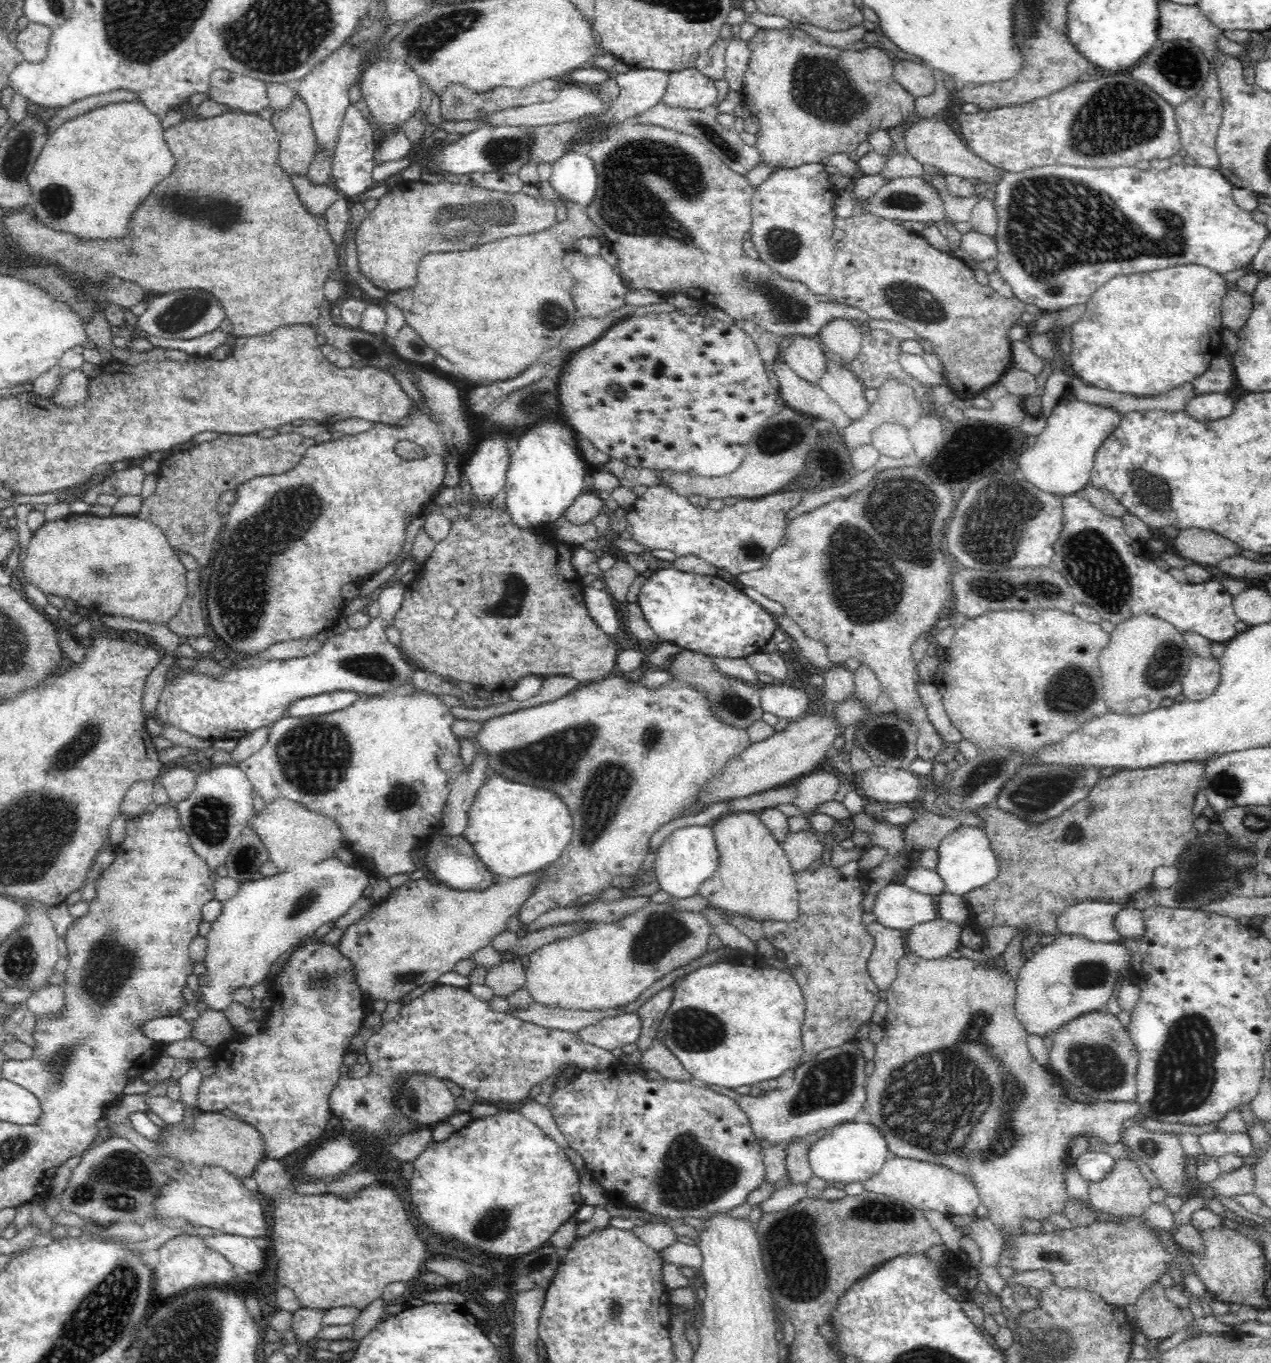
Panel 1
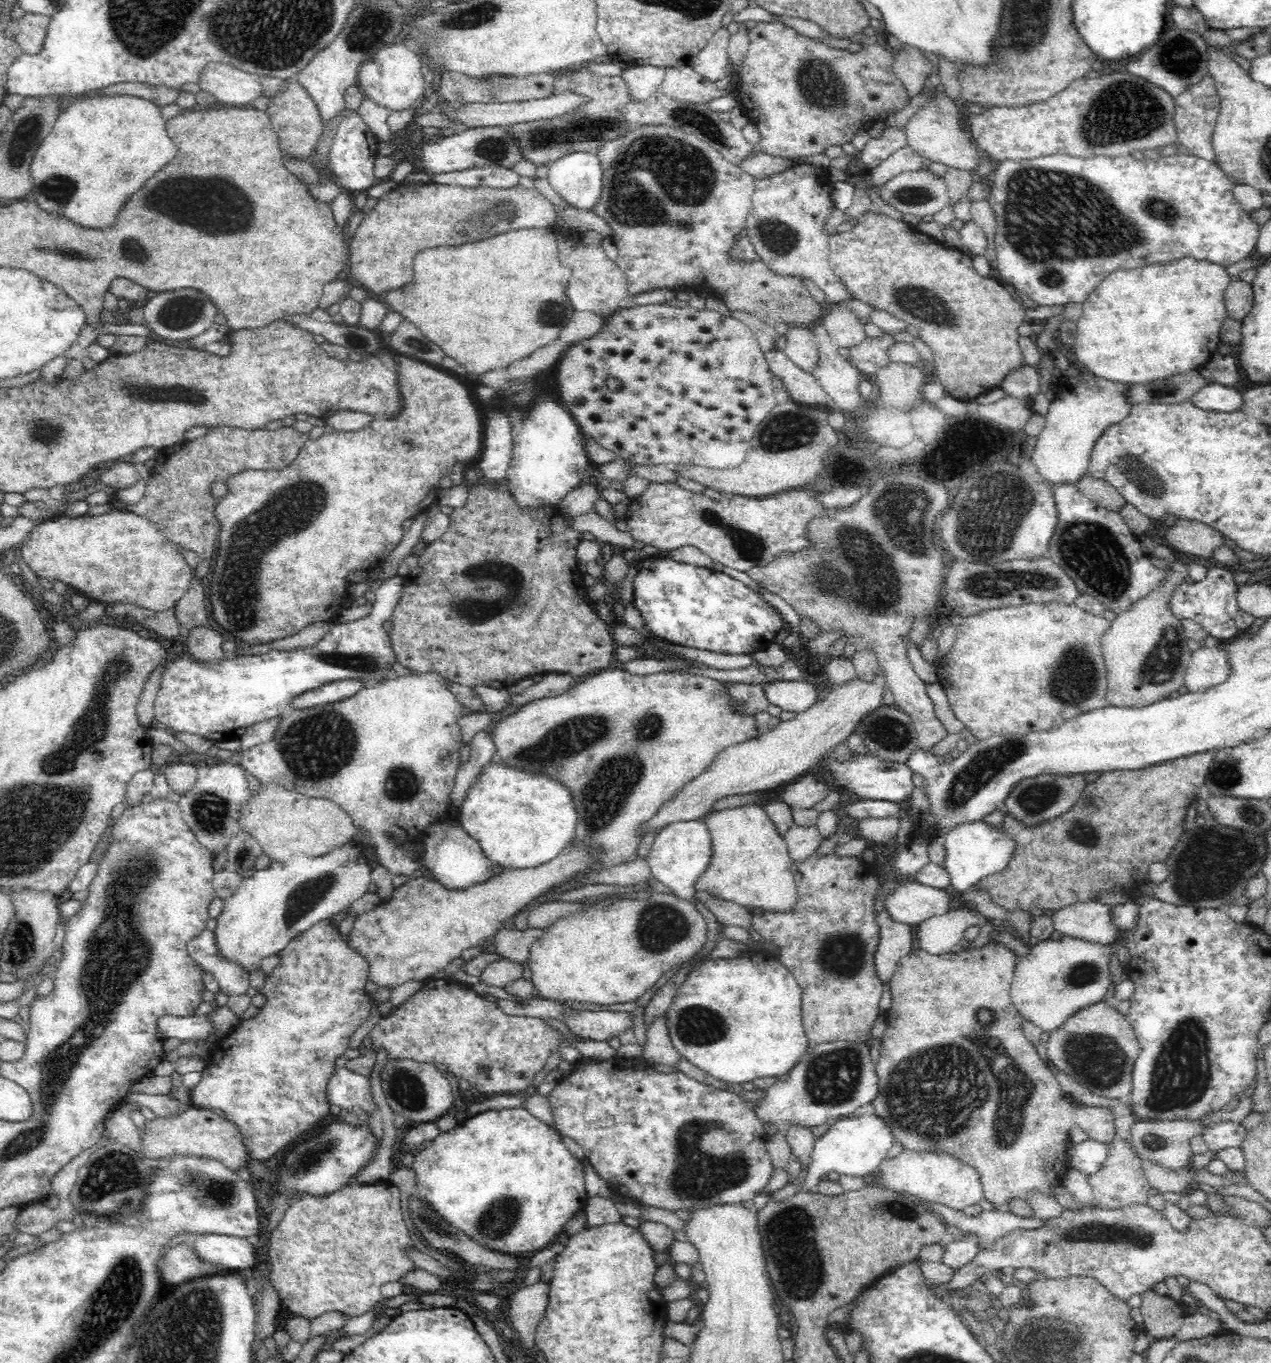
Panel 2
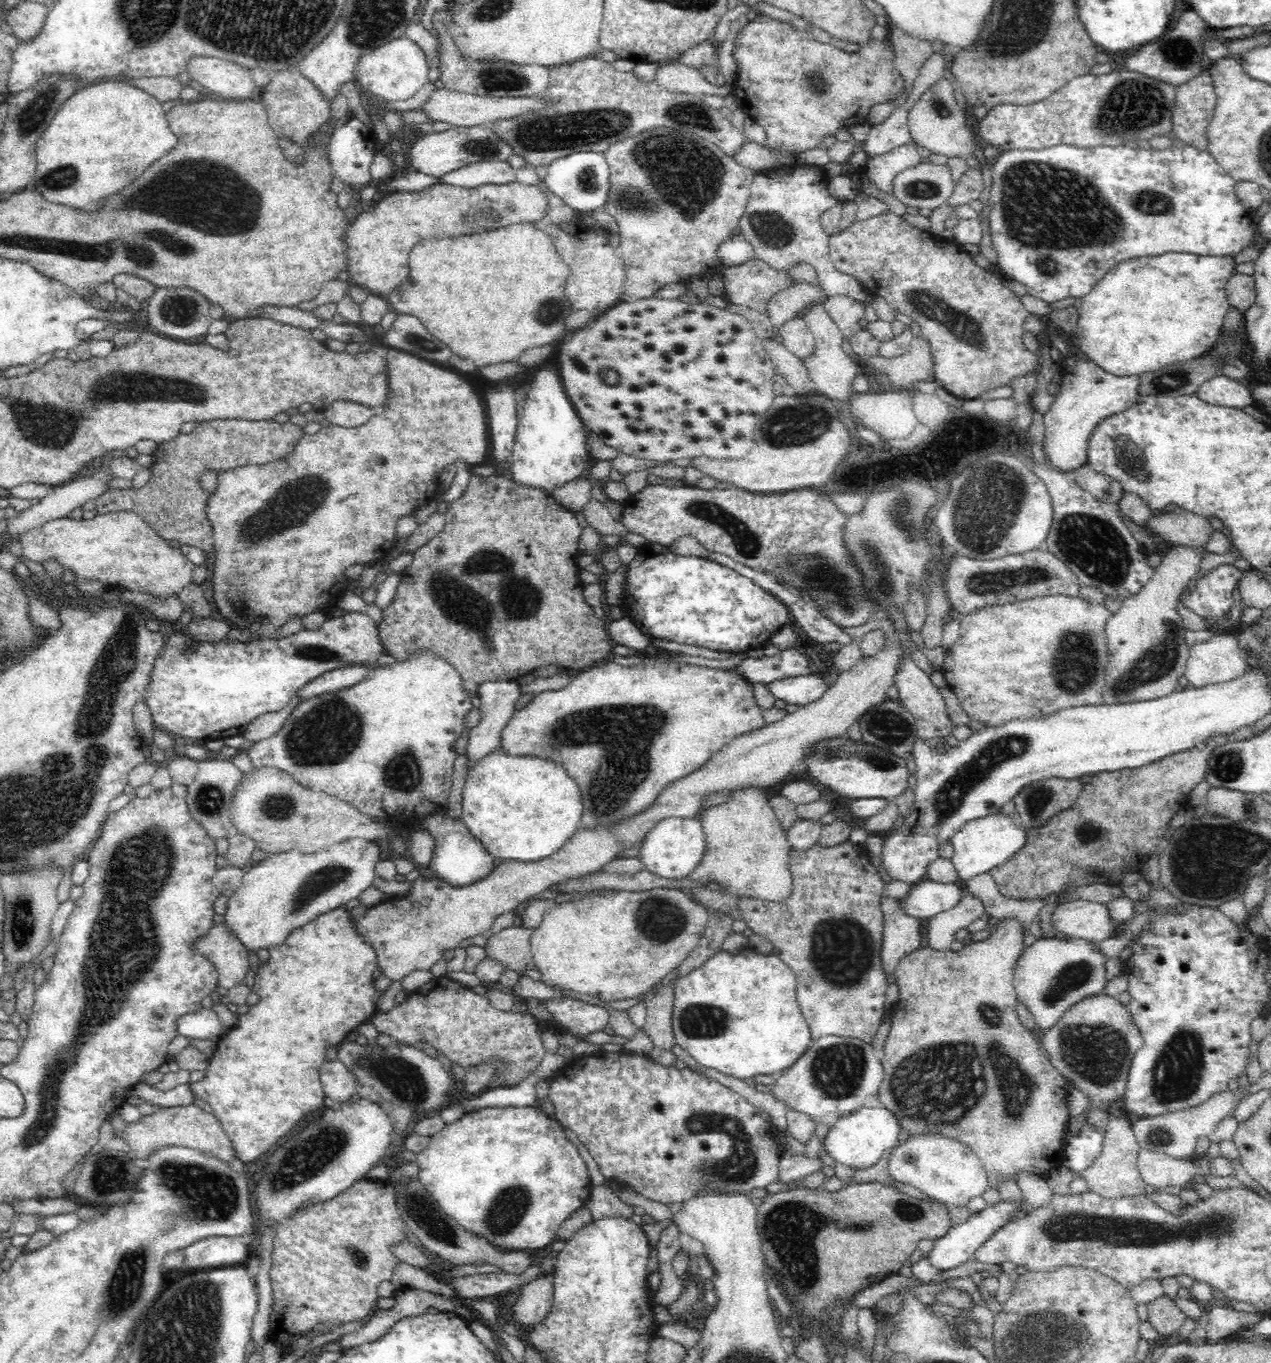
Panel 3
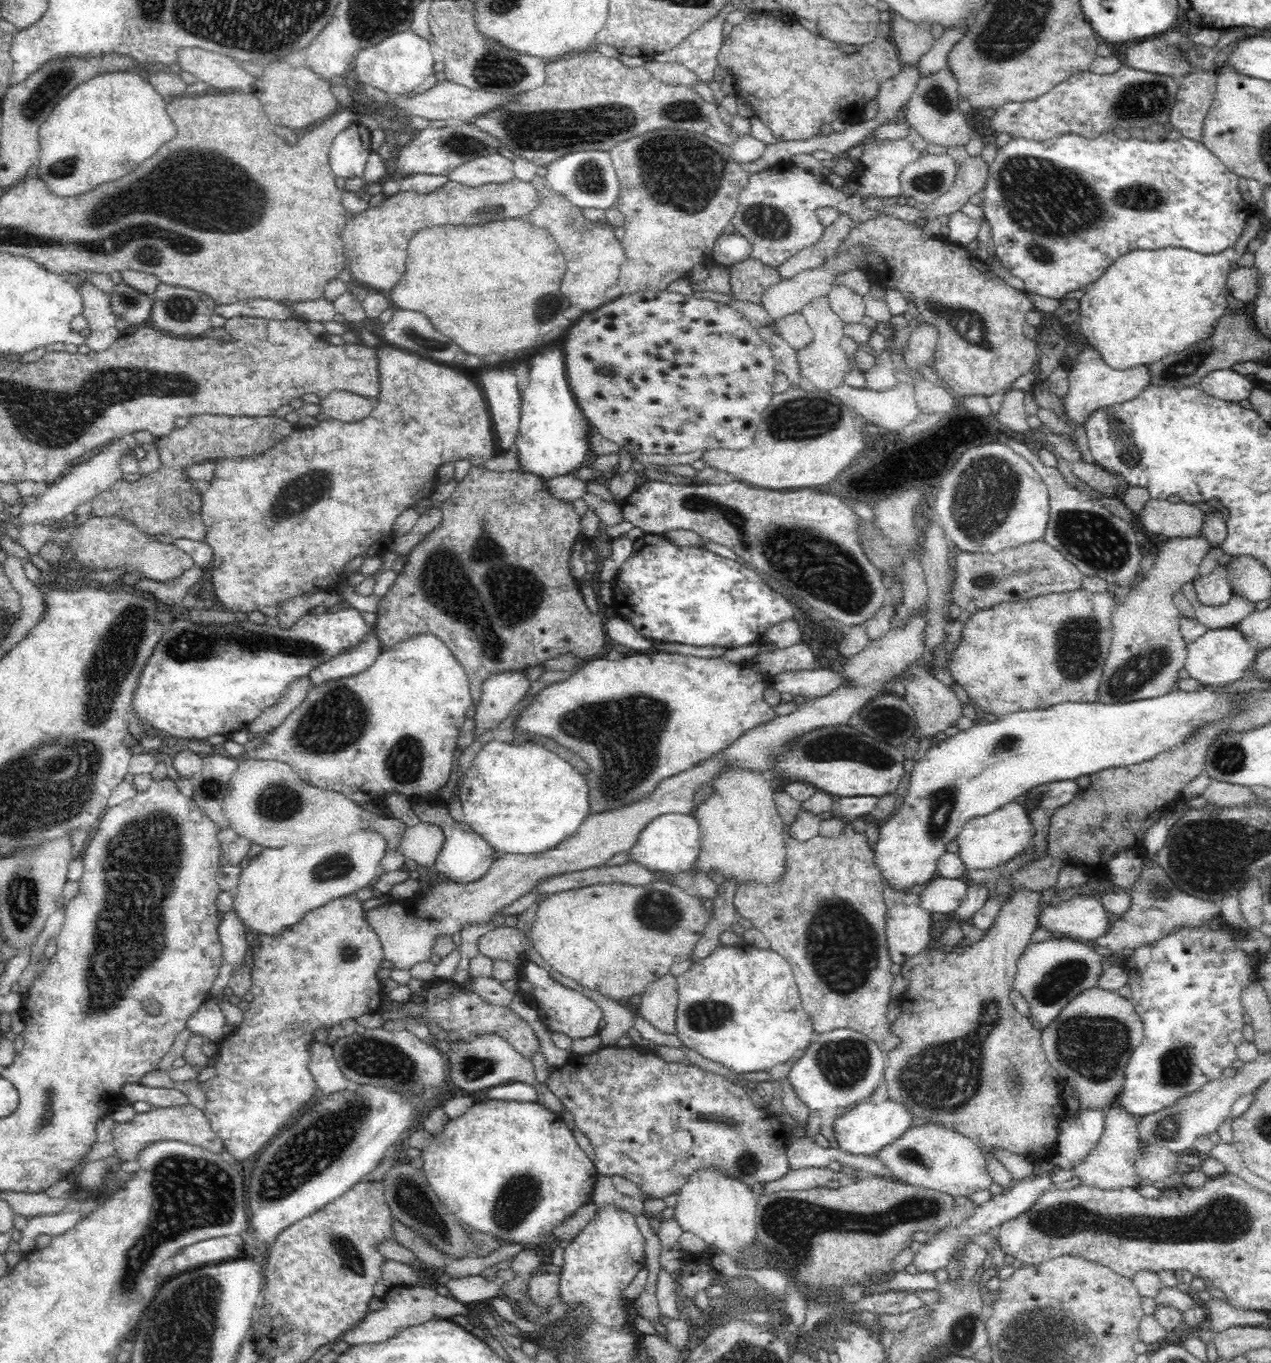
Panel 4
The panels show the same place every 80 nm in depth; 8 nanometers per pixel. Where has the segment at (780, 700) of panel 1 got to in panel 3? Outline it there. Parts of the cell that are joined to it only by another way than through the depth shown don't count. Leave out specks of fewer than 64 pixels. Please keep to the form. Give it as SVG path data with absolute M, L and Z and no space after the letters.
M822 674L800 675L773 680L768 689L786 704L804 706L818 700L828 690L828 680Z

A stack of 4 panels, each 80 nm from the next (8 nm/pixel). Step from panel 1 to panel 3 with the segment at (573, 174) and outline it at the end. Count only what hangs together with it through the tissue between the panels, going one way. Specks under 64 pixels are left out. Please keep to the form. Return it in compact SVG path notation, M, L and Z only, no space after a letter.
M573 152L553 160L548 166L546 185L569 207L579 212L594 212L604 209L611 186L611 169L603 152Z

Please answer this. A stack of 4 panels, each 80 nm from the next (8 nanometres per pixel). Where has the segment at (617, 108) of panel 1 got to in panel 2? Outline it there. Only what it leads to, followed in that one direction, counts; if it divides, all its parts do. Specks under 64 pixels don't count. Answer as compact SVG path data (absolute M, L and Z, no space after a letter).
M631 66L622 73L630 85L630 93L635 100L646 100L653 90L660 88L664 80L665 68L656 66Z

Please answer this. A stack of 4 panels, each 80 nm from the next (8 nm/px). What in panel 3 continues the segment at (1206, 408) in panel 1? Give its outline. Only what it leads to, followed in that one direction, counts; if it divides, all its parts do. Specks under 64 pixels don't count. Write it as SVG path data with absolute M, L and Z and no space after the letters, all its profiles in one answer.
M1217 373L1198 387L1198 395L1208 403L1228 405L1228 407L1244 408L1253 405L1250 385L1245 381L1232 379L1224 373Z

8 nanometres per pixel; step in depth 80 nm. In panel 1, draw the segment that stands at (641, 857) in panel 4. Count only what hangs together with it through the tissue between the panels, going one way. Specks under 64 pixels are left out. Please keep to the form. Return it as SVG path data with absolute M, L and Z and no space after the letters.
M689 824L675 828L653 853L652 868L661 890L674 898L688 898L697 894L700 884L713 873L717 865L716 843L708 825Z

